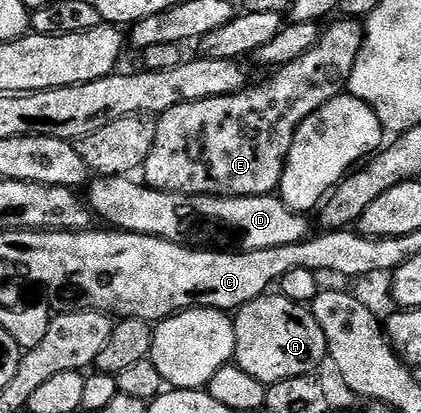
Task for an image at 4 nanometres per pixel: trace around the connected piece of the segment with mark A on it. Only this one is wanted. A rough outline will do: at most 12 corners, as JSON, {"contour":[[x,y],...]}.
{"contour":[[306,304],[237,308],[233,359],[267,385],[312,375],[329,350]]}

